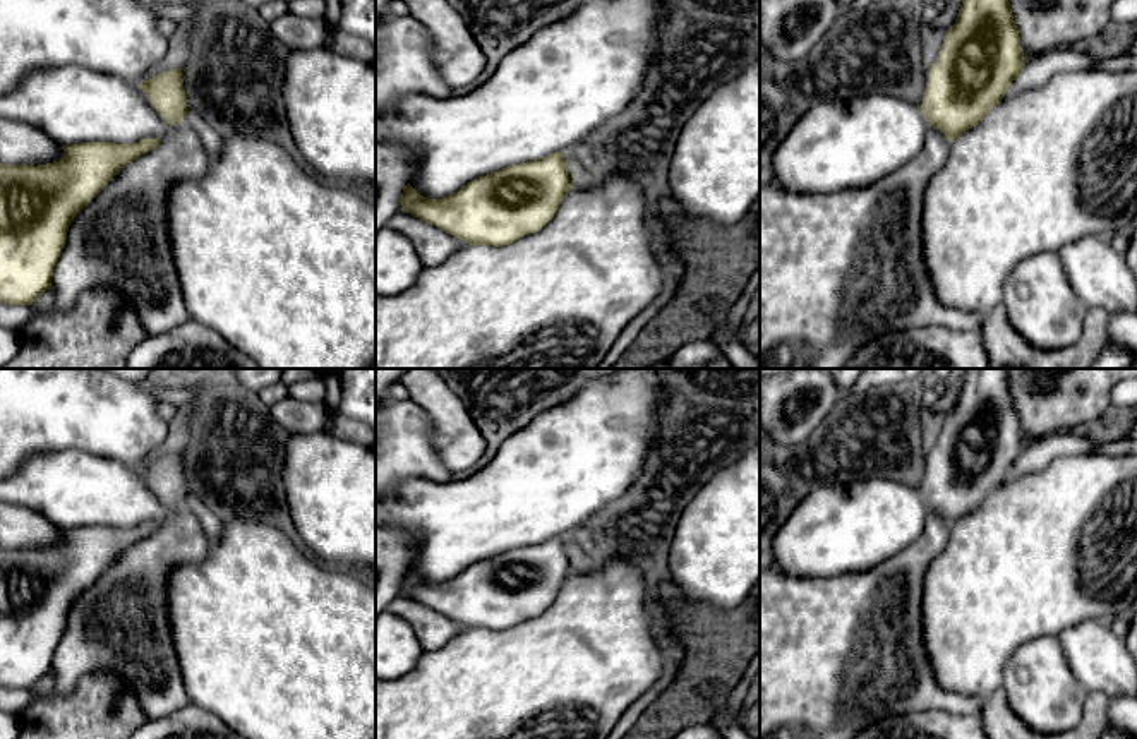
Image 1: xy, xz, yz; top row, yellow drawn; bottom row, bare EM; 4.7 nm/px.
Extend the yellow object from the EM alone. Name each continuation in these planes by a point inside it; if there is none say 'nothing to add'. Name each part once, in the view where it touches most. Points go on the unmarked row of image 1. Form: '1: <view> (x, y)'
nothing to add

